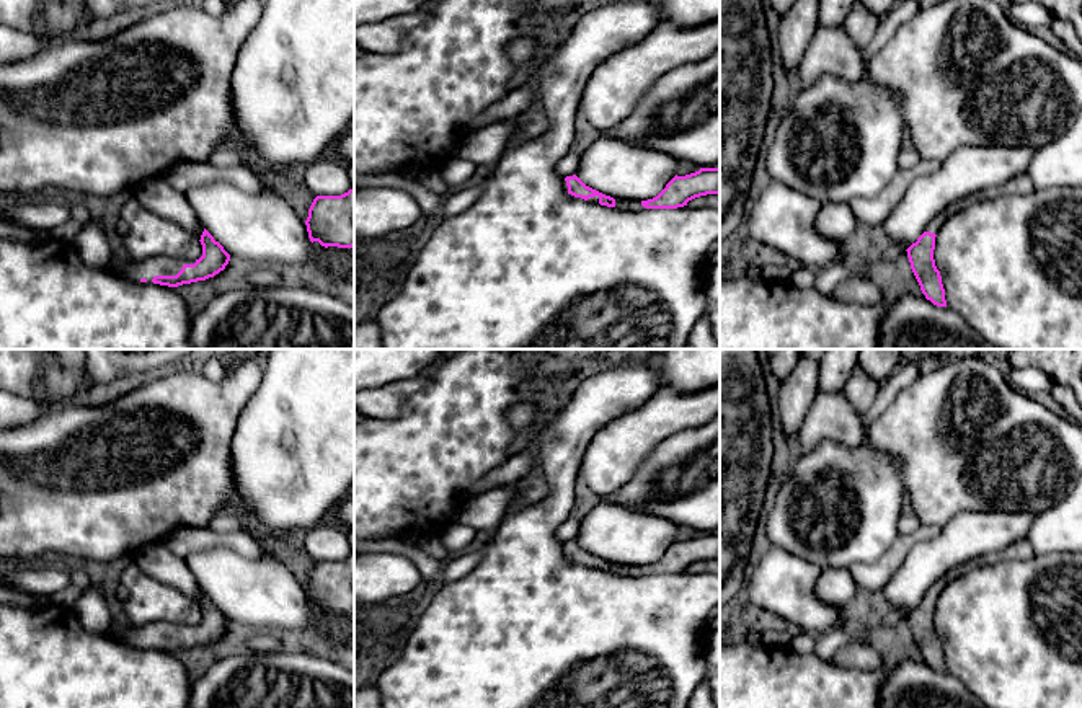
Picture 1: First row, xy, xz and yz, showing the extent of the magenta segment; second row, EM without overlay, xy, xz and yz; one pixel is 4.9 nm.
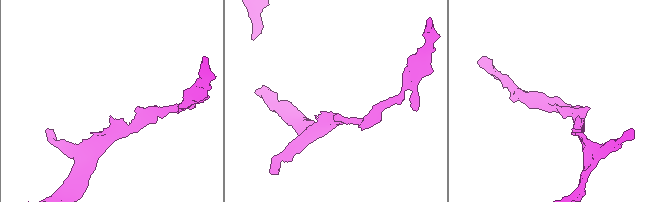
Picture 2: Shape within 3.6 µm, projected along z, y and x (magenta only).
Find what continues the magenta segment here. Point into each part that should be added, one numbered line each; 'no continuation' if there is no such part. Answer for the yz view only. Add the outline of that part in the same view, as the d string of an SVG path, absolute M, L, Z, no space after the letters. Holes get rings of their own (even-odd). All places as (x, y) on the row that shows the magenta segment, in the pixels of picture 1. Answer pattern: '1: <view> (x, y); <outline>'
1: yz (939, 221); M953 202L948 206L942 214L938 214L925 228L925 232L937 233L940 227L945 223L945 220L956 210L961 209L964 202Z

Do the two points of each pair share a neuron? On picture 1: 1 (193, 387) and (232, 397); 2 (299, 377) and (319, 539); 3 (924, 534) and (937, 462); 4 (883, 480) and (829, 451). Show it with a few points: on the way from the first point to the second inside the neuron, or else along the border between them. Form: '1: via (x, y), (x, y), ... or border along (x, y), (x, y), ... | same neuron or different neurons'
1: via (203, 397), (222, 397) | same neuron
2: border along (327, 519), (301, 535) | different neurons
3: border along (921, 524), (935, 524), (940, 529) | different neurons
4: via (870, 480), (864, 480), (842, 464) | same neuron

